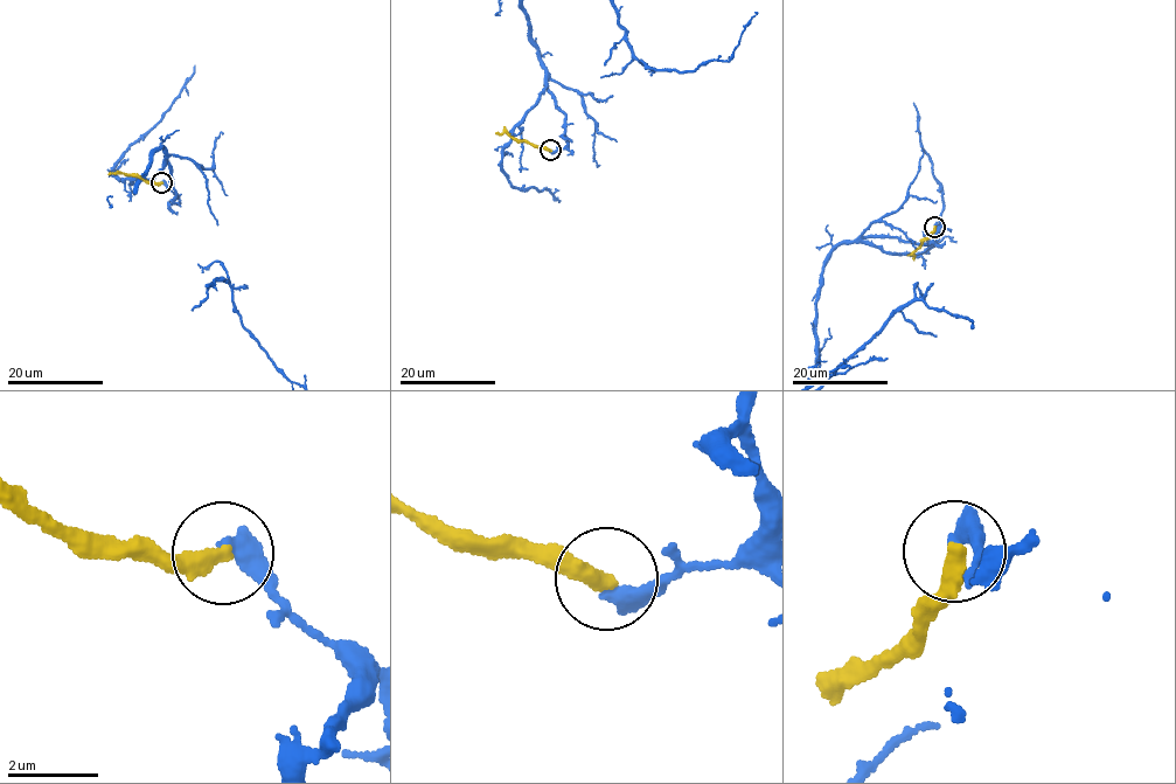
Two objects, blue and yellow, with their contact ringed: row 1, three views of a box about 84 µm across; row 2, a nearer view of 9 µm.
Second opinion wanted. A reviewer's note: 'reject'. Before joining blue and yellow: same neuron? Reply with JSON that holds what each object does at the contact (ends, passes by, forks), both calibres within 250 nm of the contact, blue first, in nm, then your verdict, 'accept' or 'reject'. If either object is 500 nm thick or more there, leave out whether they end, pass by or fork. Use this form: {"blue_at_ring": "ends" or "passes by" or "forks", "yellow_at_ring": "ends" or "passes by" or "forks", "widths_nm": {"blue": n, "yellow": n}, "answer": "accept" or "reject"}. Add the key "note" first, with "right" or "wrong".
{"note": "right", "blue_at_ring": "ends", "yellow_at_ring": "ends", "widths_nm": {"blue": 460, "yellow": 400}, "answer": "reject"}

